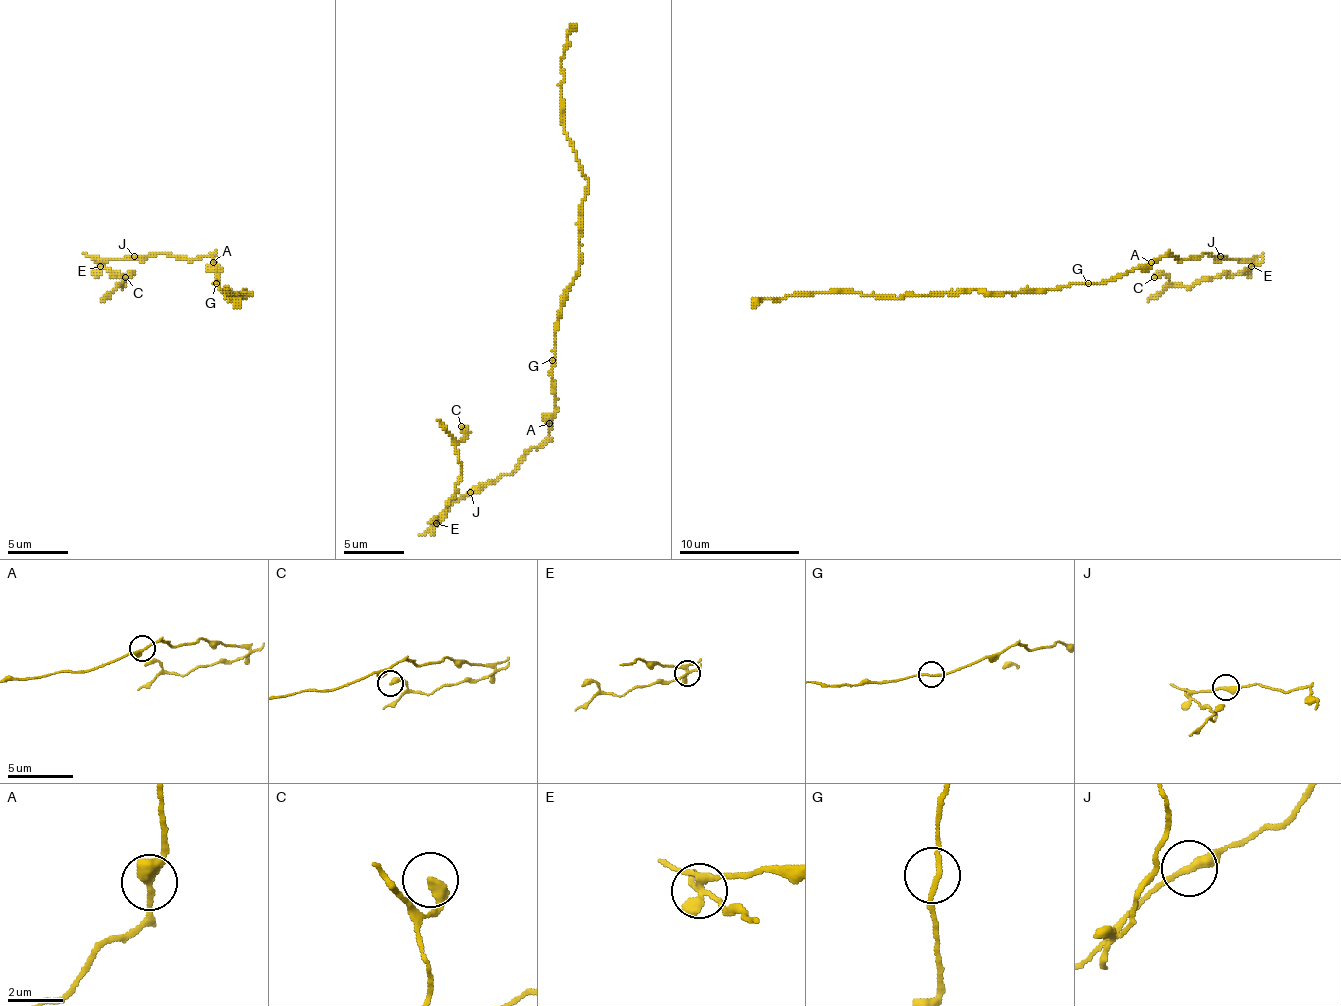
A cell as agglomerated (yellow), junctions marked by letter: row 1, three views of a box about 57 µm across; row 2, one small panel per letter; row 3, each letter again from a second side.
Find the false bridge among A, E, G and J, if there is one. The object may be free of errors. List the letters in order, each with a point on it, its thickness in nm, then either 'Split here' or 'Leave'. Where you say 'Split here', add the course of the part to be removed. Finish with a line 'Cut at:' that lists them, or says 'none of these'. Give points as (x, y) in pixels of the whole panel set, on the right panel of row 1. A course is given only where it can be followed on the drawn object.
A: Place: (1151, 262). Thickness 340 nm. Leave
E: Place: (1251, 266). Thickness 280 nm. Split here. Course of the part to remove: (1251, 265), (1242, 274), (1196, 280), (1190, 286), (1166, 286), (1148, 301)
G: Place: (1088, 283). Thickness 170 nm. Leave
J: Place: (1220, 256). Thickness 320 nm. Leave
Cut at: E

